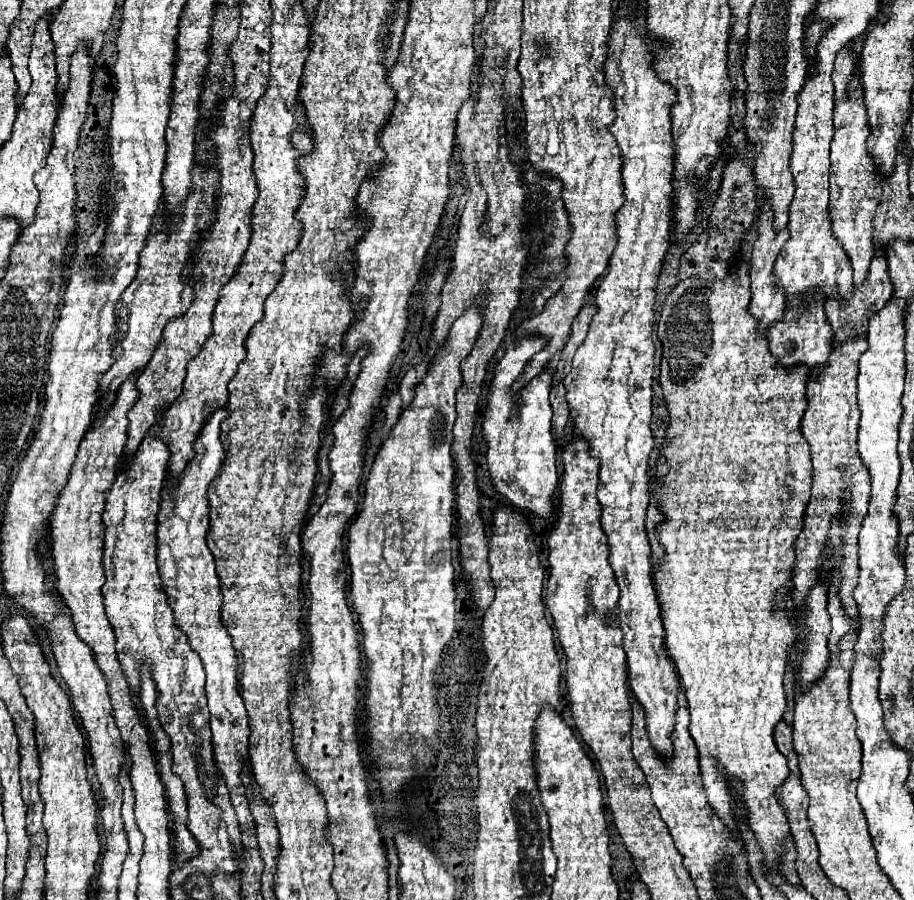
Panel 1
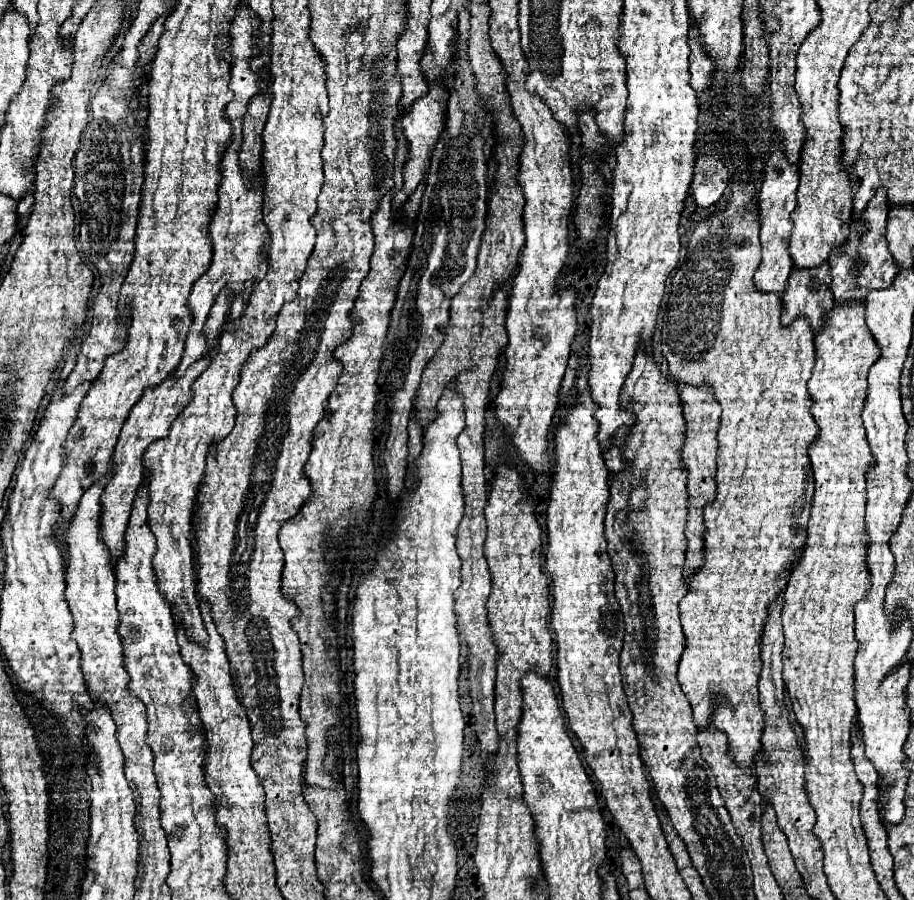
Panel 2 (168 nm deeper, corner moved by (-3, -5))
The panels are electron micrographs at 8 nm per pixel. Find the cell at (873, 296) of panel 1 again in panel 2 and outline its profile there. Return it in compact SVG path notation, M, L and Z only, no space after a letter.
M878 189L874 199L868 203L868 209L864 211L864 221L868 223L866 225L866 233L860 235L860 229L854 225L850 225L850 239L848 239L848 245L846 245L846 255L834 255L834 259L830 259L830 273L832 273L832 285L830 285L830 291L834 295L834 303L846 307L854 301L866 301L866 295L872 291L872 289L888 289L892 283L894 283L894 277L898 271L894 271L894 257L890 255L888 251L888 241L886 241L886 219L888 219L888 203L886 203L886 191Z

